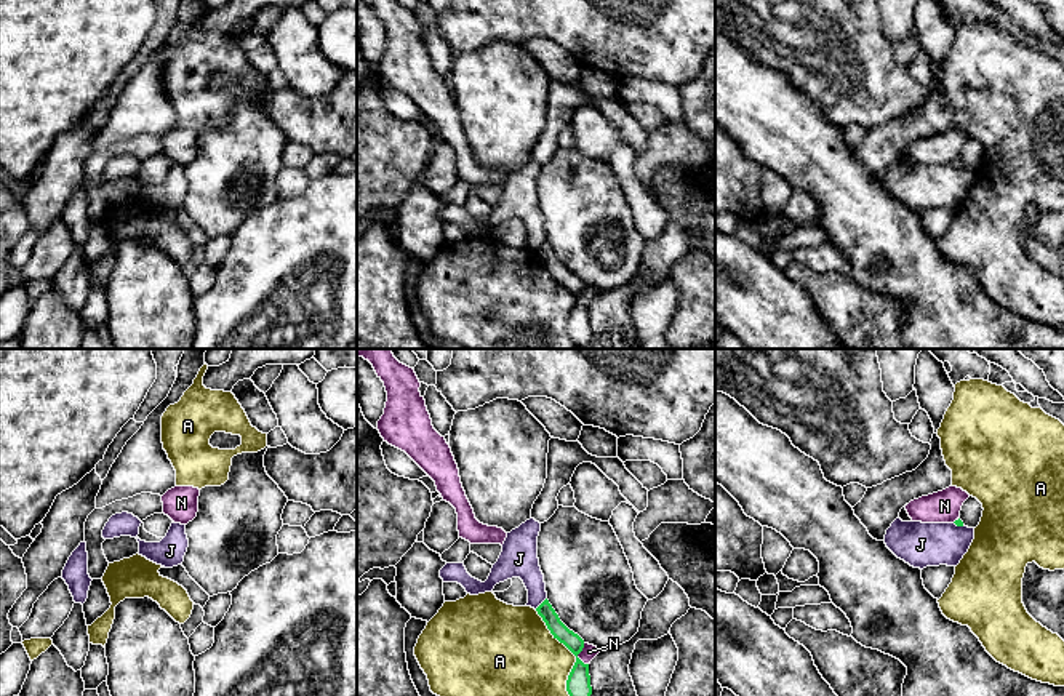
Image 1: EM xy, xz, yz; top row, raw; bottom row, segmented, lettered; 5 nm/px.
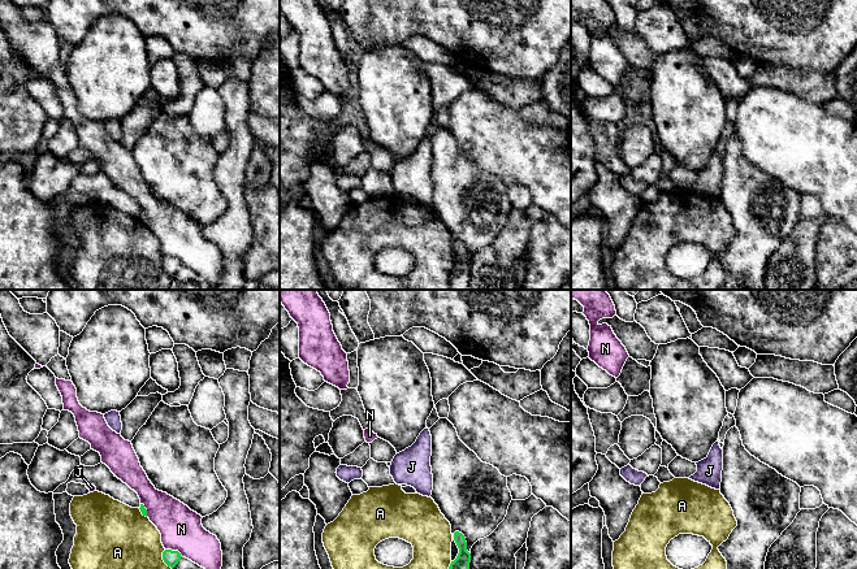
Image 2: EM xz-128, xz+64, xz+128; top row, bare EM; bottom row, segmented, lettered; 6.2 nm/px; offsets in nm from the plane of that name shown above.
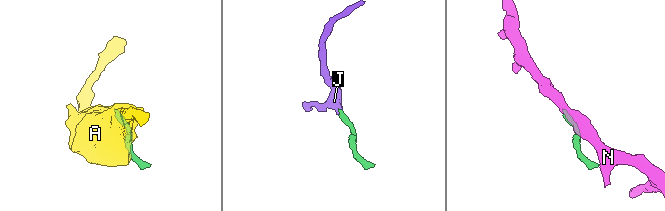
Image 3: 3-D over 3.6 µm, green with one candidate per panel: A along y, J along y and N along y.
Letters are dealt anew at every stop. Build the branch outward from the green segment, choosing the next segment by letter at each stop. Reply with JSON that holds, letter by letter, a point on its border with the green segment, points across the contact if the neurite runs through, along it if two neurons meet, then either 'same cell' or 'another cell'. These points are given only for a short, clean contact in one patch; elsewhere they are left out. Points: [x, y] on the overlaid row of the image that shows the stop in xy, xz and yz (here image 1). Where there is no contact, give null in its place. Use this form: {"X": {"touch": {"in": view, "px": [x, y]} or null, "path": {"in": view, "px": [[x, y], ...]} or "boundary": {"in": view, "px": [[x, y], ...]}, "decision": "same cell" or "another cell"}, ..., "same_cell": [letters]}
{"A": {"touch": {"in": "xz", "px": [572, 652]}, "decision": "another cell"}, "J": {"touch": {"in": "xz", "px": [541, 604]}, "boundary": {"in": "xz", "px": [[546, 597], [535, 608]]}, "decision": "another cell"}, "N": {"touch": {"in": "xz", "px": [578, 653]}, "decision": "another cell"}, "same_cell": []}

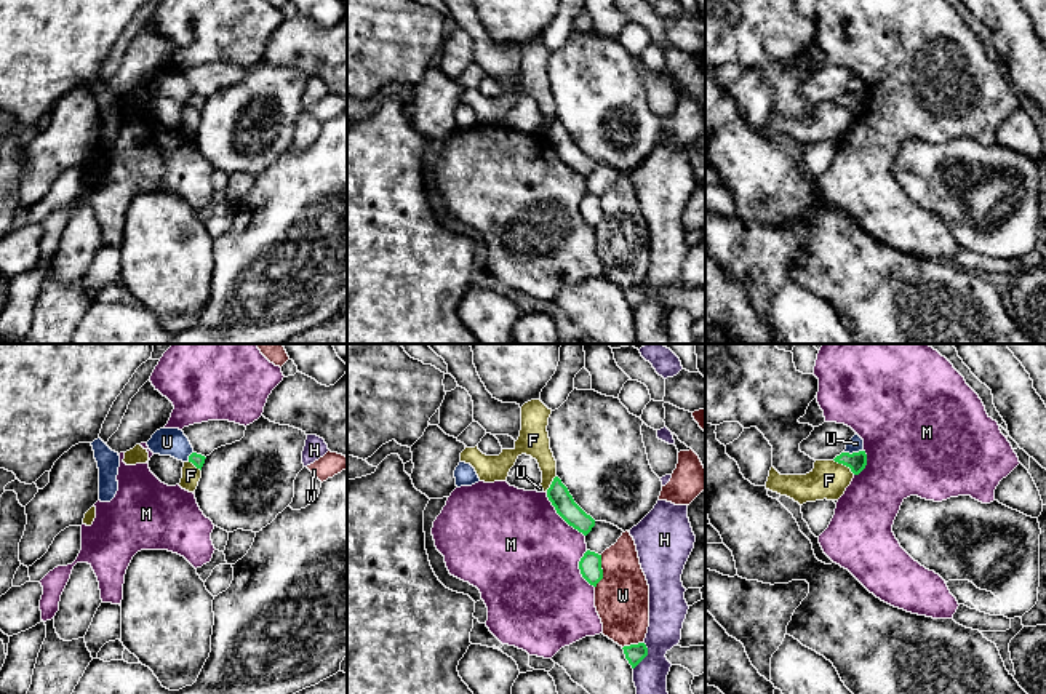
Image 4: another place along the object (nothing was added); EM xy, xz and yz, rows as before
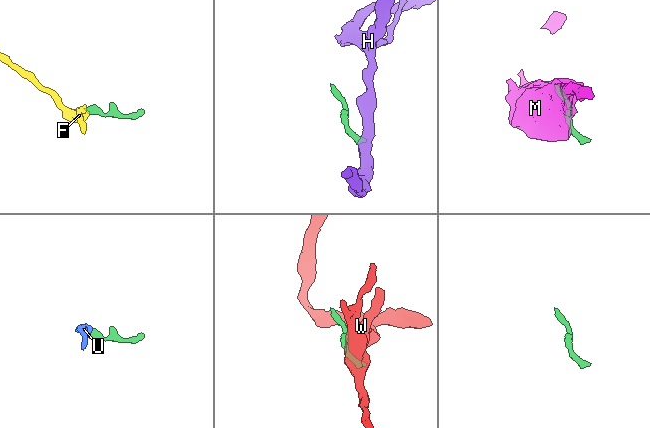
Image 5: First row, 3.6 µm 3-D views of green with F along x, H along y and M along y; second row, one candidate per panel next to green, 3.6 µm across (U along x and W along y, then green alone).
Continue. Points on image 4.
{"F": {"touch": {"in": "yz", "px": [845, 464]}, "boundary": {"in": "yz", "px": [[834, 459], [845, 464], [854, 474]]}, "decision": "another cell"}, "H": {"touch": {"in": "xz", "px": [646, 654]}, "boundary": {"in": "xz", "px": [[643, 642], [646, 656], [634, 669]]}, "decision": "another cell"}, "M": {"touch": {"in": "xz", "px": [562, 517]}, "decision": "another cell"}, "U": {"touch": {"in": "yz", "px": [853, 453]}, "path": {"in": "yz", "px": [[856, 461], [853, 453], [856, 443]]}, "decision": "same cell"}, "W": {"touch": {"in": "xz", "px": [602, 571]}, "decision": "another cell"}, "same_cell": ["U"]}

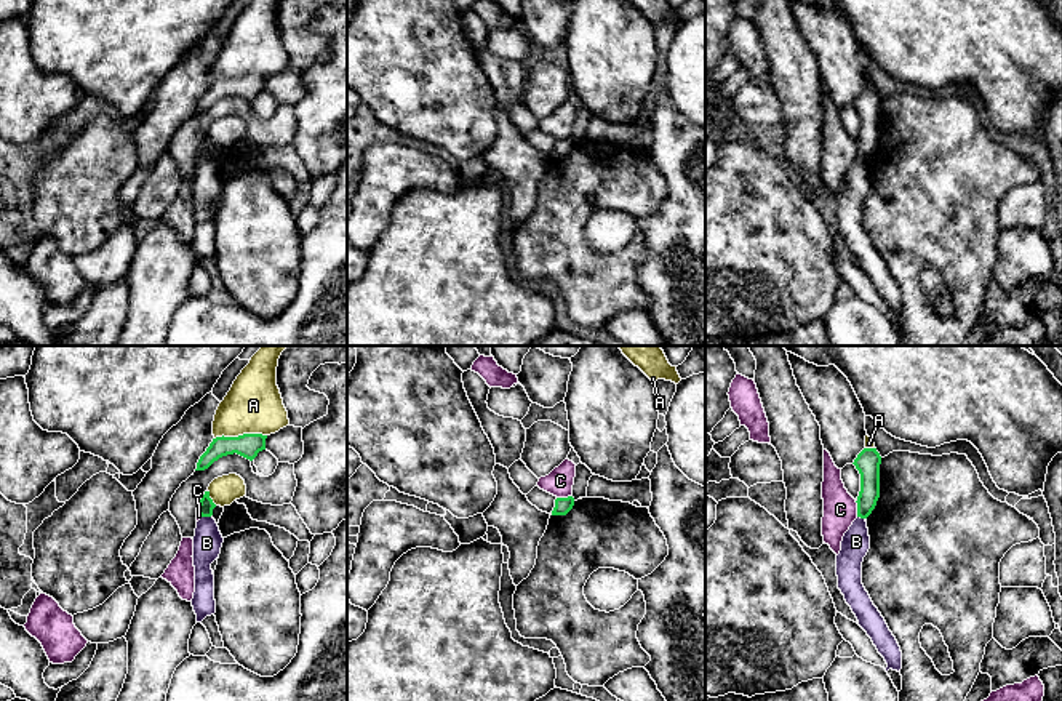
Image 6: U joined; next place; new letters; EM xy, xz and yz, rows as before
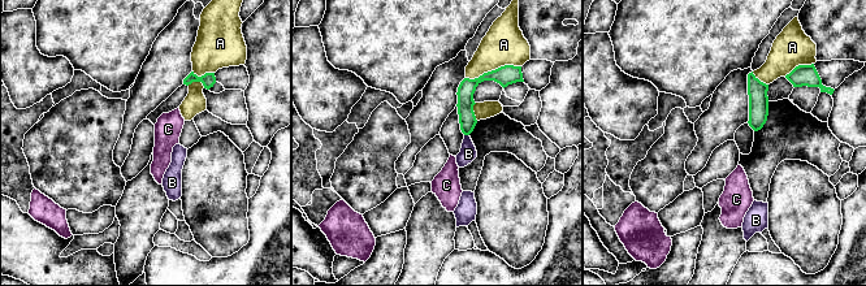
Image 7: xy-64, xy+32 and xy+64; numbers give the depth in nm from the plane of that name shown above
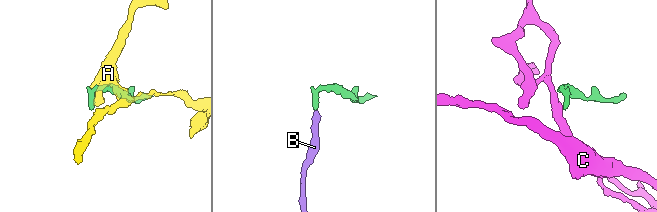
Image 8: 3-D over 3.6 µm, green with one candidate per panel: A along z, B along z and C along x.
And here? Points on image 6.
{"A": {"touch": {"in": "xy", "px": [240, 436]}, "decision": "another cell"}, "B": {"touch": {"in": "xy", "px": [207, 516]}, "path": {"in": "xy", "px": [[205, 508], [207, 516], [207, 543]]}, "decision": "same cell"}, "C": {"touch": {"in": "yz", "px": [858, 509]}, "boundary": {"in": "yz", "px": [[854, 501], [858, 516]]}, "decision": "another cell"}, "same_cell": ["B"]}

